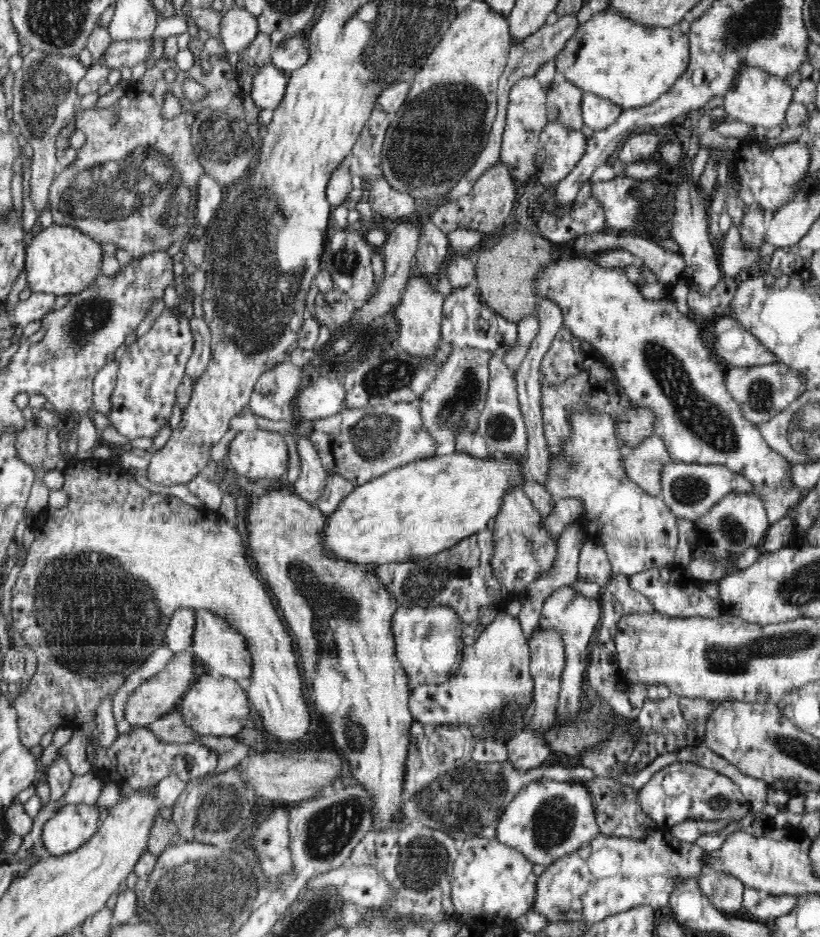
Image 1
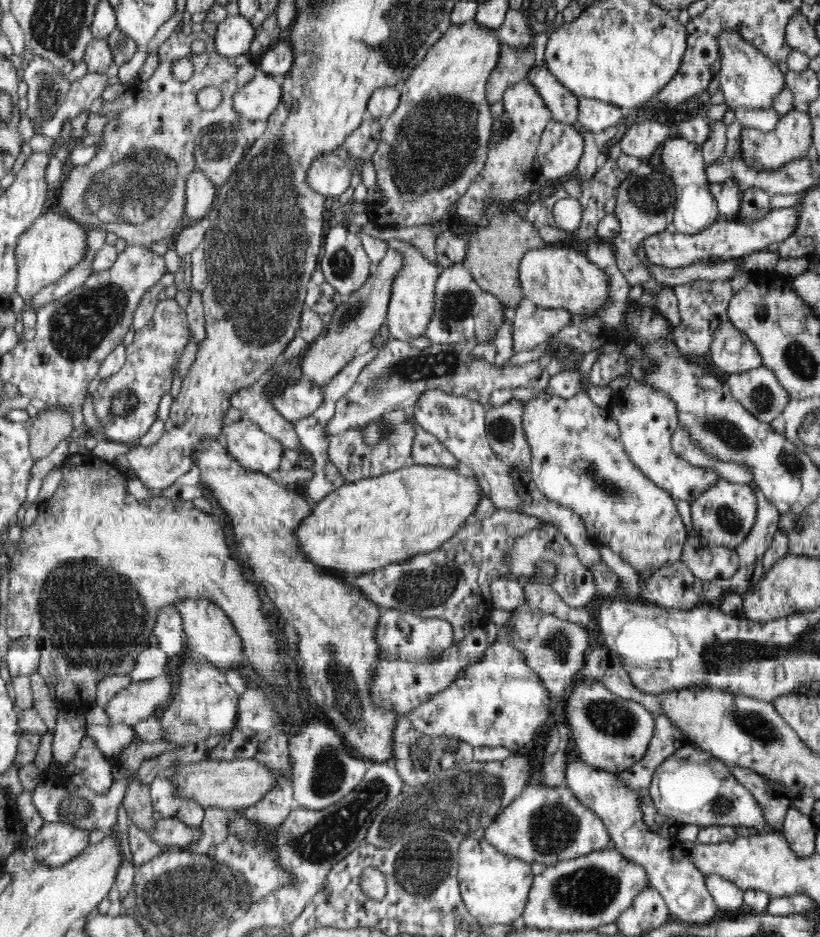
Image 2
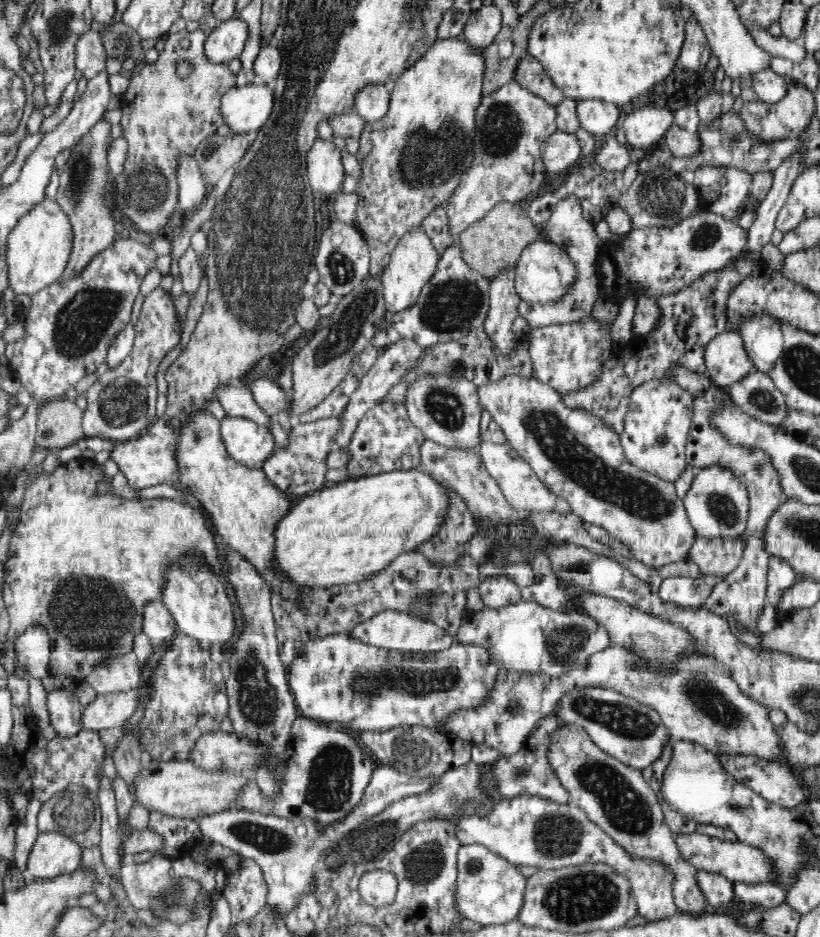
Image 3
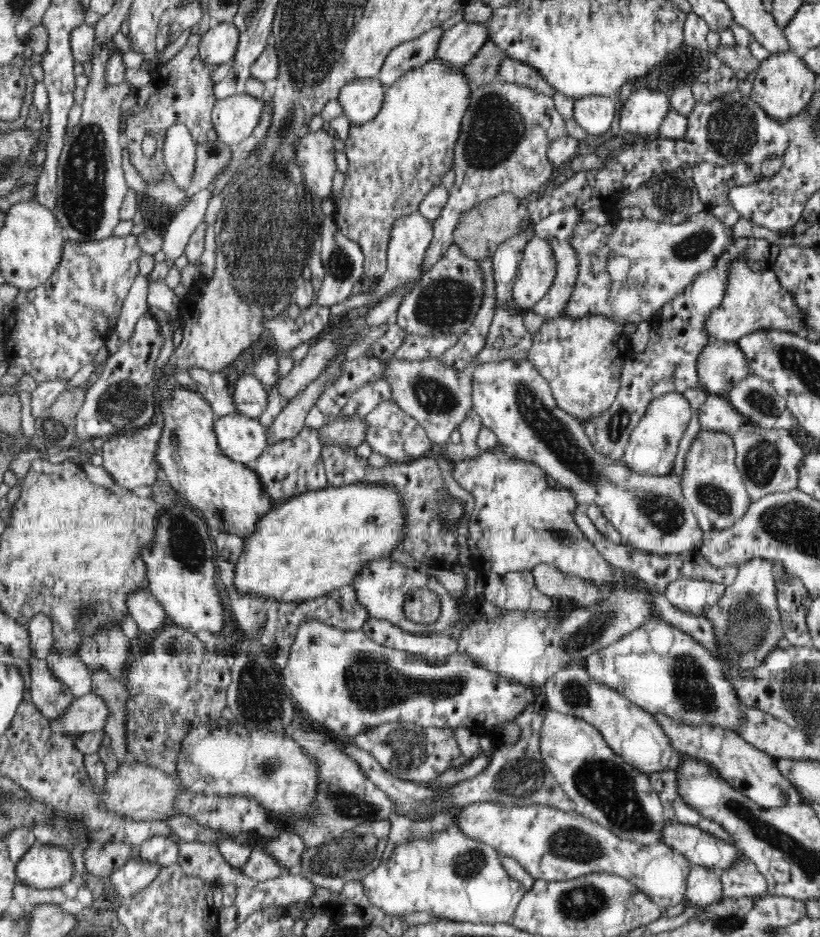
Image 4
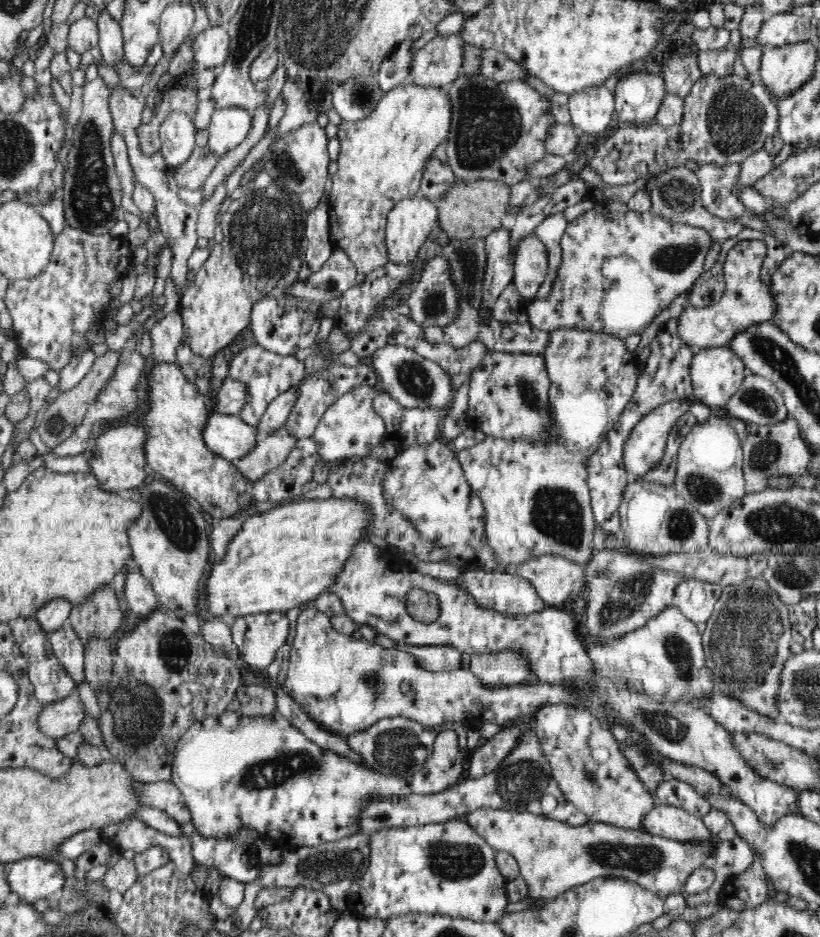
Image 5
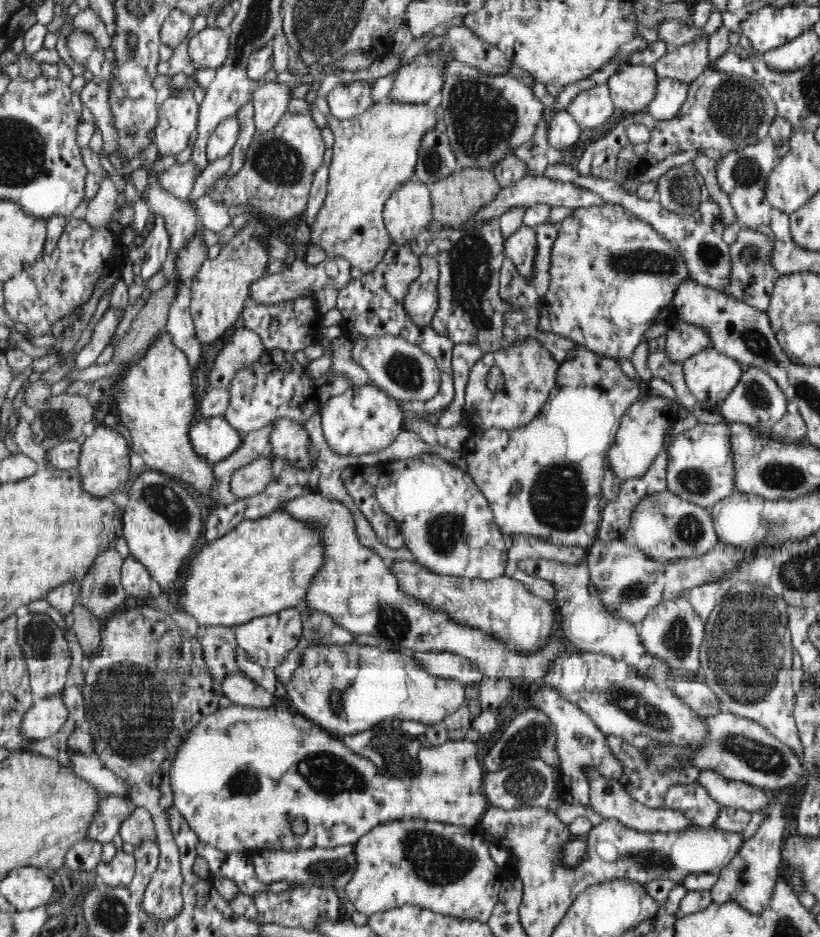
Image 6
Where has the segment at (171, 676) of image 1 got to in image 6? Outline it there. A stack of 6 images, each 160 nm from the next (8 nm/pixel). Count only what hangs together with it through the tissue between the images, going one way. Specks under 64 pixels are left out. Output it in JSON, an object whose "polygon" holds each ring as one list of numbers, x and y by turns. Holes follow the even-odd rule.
{"polygon":[[60,696,37,698,22,718,22,736,33,740,48,738,60,732,68,718,68,708]]}

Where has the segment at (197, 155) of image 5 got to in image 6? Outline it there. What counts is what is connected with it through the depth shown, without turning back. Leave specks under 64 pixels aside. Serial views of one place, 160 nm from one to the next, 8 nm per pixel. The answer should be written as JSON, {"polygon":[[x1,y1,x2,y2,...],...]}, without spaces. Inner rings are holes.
{"polygon":[[189,160,184,163,172,164,168,169,158,173,158,177,160,177,162,189,176,195,181,201,187,202,198,174,200,174,198,167]]}

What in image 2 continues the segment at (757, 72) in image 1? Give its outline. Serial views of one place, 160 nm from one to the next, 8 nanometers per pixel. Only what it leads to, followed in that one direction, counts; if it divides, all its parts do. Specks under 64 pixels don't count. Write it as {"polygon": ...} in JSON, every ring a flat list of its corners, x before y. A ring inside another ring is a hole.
{"polygon":[[724,28,718,32,718,38,715,39,718,44,718,52,720,52,720,70,719,80,720,88,724,93,725,103,729,108,736,110,738,106,744,108,772,108,774,98,780,94,781,89,785,88,784,73,780,71,778,65,774,64,761,50,756,46,745,41,737,30,729,30]]}

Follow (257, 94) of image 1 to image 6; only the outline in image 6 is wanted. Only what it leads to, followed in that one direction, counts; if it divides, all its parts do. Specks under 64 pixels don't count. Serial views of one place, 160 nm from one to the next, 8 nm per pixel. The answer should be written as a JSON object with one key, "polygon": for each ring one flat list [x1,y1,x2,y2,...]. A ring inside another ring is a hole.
{"polygon":[[237,115,225,118,218,123,207,142,206,154,209,162,220,160,231,153,240,132,239,124]]}

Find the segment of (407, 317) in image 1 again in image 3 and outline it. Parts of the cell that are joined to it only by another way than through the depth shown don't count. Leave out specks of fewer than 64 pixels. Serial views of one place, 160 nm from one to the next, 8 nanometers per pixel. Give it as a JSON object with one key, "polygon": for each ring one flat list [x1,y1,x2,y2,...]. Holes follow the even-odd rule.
{"polygon":[[412,227,398,241,390,254,390,262,382,272,382,294,388,317,406,311,418,301,423,287,434,276,439,255,430,237,420,227]]}

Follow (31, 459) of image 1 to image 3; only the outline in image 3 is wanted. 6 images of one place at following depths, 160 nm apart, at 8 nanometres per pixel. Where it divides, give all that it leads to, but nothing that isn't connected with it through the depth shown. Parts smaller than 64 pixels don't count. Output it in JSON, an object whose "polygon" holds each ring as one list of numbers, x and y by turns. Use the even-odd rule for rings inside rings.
{"polygon":[[67,398,40,404,35,444,47,450,64,448,85,438,82,410]]}

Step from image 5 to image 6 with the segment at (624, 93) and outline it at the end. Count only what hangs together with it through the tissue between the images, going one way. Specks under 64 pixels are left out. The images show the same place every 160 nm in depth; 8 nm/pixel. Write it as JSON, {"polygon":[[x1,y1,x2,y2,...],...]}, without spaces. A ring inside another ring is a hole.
{"polygon":[[625,64,620,70,607,79,606,83,611,93,611,99,616,108,625,115,646,111,650,100,655,98,658,76,654,66]]}

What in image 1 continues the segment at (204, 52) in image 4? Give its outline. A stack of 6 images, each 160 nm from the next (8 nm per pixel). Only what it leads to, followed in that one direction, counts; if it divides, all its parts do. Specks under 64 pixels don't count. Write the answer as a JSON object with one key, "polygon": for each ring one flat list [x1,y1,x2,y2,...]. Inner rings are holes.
{"polygon":[[231,8,221,18,220,38,228,53,242,53,259,32,258,20,246,9]]}

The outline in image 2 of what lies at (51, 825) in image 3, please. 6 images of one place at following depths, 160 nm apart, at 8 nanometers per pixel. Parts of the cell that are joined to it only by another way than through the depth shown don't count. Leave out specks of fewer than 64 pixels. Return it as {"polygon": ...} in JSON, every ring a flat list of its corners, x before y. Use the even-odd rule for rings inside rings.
{"polygon":[[39,778,39,783,32,793,32,805,42,815,44,822,64,821,68,820,76,823,78,828,88,830,89,833,94,829,102,830,105,834,117,824,118,808,123,803,127,788,129,786,129,778,115,780,110,786,110,790,106,794,96,794,86,785,80,786,75,795,68,793,66,787,60,787,54,781,47,781]]}

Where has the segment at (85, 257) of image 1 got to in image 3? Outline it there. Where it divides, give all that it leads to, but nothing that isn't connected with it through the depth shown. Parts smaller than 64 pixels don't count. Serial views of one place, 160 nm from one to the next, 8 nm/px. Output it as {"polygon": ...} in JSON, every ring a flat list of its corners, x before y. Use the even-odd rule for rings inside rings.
{"polygon":[[55,199,31,207,6,238,9,287,15,295,34,295,61,279,72,250,72,225]]}

